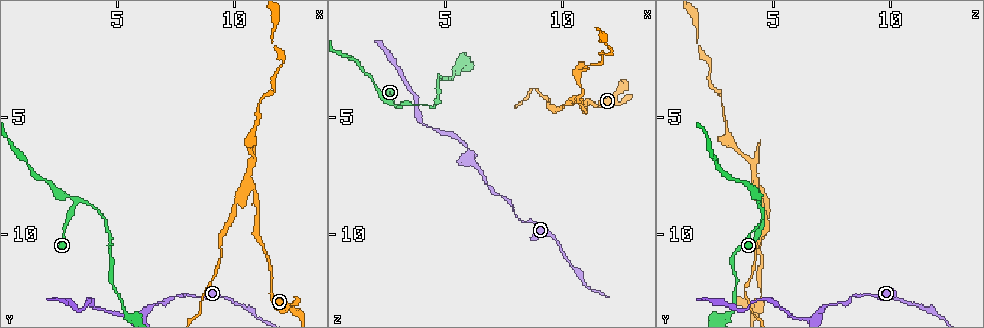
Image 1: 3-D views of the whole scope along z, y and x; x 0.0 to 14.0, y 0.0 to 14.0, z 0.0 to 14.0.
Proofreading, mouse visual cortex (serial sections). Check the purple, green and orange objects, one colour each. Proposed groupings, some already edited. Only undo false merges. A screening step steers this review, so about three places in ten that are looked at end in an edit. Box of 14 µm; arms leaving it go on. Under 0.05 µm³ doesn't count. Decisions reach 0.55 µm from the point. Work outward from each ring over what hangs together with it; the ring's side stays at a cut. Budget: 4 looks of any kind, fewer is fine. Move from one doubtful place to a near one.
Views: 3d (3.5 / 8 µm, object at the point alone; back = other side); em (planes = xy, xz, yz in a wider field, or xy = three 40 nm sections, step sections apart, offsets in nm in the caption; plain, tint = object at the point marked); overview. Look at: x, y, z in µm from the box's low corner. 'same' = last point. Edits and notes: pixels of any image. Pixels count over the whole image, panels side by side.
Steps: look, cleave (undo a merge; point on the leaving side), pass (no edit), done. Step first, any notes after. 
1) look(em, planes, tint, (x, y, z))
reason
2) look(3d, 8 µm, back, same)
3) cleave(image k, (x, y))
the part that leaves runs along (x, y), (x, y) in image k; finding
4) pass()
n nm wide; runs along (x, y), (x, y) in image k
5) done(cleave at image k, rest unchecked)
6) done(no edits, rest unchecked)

look(3d, 8 µm, (10.7, 8.0, 4.3))
sharp bend

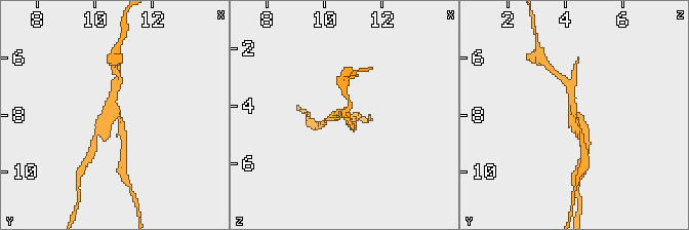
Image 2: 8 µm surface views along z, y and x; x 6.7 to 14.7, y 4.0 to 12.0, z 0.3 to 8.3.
look(3d, 3.5 µm, (10.7, 8.0, 4.2))

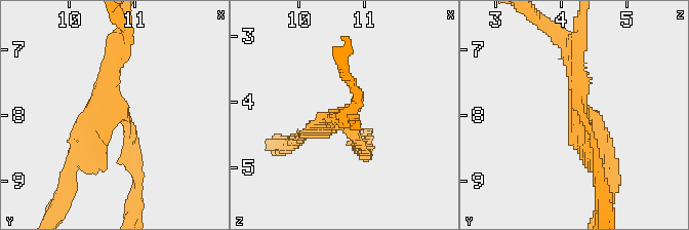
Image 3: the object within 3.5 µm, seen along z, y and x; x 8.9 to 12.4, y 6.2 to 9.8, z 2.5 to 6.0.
pass()
runs along (612, 158), (577, 114), (572, 51) in image 3; all the same cell

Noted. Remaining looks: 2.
look(3d, 3.5 µm, (3.2, 8.6, 4.4))

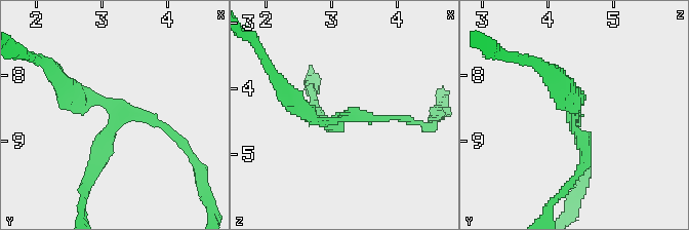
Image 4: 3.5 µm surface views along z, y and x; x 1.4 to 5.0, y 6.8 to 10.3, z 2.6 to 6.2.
look(em, xy, step 3, tint, (3.25, 8.65, 4.40))

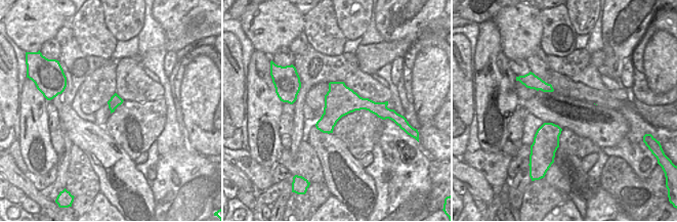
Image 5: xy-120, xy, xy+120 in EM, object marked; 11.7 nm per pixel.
pass()
3 arms; arms of 150, 200, 200 nm; runs along (91, 173), (126, 112), (180, 141) in image 4; all the same cell

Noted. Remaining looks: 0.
done(no edits, rest unchecked)

